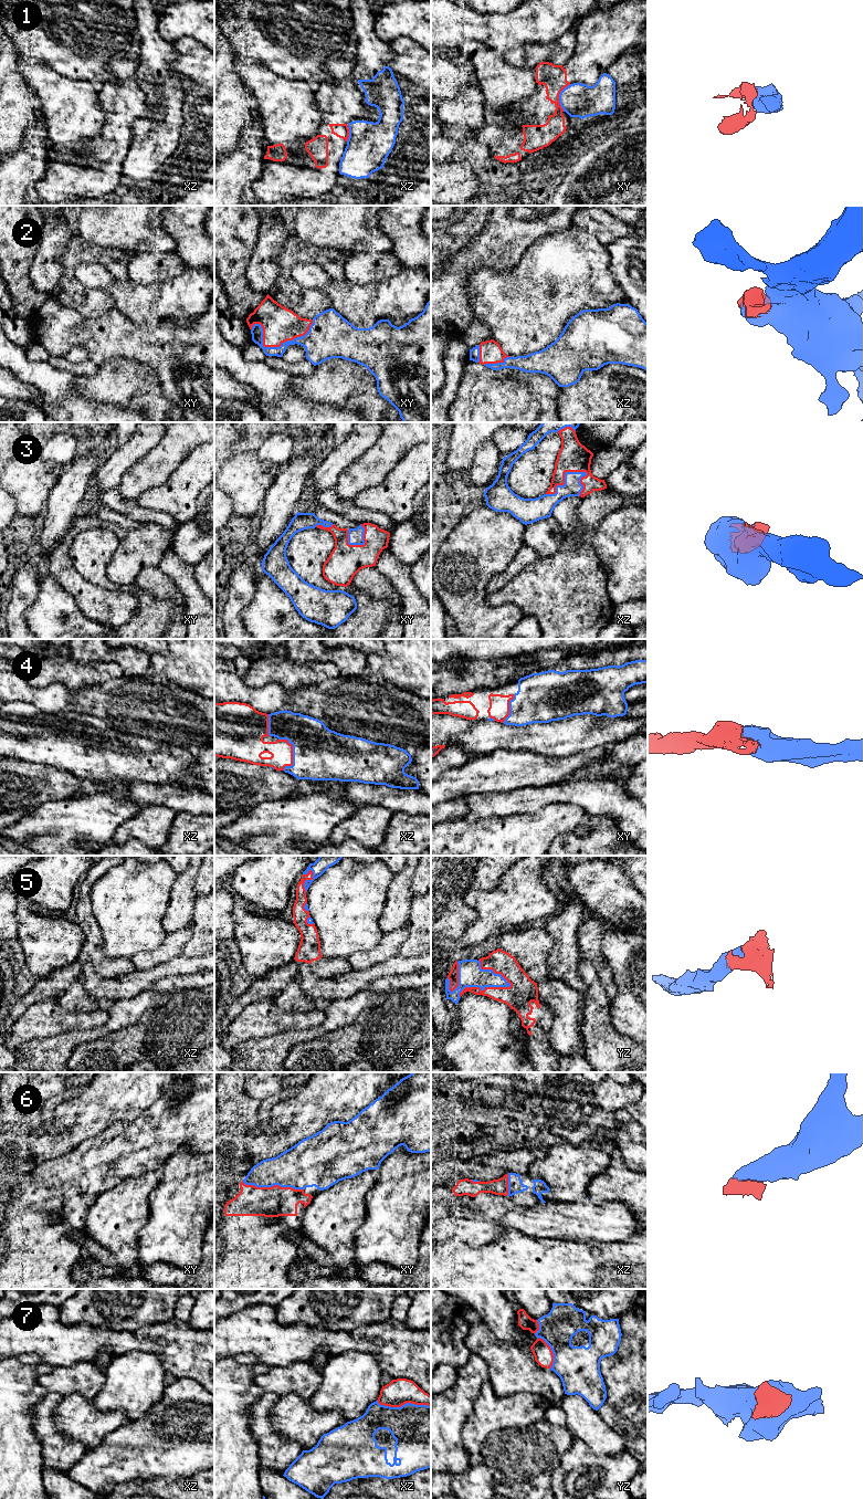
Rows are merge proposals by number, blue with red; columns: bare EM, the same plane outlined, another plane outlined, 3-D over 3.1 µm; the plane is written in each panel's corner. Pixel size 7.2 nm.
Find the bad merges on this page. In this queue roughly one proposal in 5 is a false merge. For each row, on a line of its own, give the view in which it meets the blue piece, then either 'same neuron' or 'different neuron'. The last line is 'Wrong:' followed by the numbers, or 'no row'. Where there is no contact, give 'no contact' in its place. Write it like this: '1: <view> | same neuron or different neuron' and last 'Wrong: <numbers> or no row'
1: xy | different neuron
2: xy | same neuron
3: xz | same neuron
4: xz | same neuron
5: yz | same neuron
6: xy | same neuron
7: xz | same neuron
Wrong: 1

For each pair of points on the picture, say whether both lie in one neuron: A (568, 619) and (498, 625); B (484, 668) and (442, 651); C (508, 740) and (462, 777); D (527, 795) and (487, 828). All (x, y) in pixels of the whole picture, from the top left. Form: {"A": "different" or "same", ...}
{"A": "different", "B": "different", "C": "different", "D": "different"}

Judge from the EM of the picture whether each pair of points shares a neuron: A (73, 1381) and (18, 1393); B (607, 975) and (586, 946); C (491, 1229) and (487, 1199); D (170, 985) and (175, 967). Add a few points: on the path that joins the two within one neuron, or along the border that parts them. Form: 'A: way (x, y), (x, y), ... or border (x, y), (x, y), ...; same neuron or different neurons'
A: border (52, 1366), (38, 1379), (38, 1382), (48, 1392); different neurons
B: way (602, 968), (592, 953); same neuron
C: border (464, 1213), (480, 1213), (501, 1223), (506, 1228); different neurons
D: border (198, 971), (191, 974), (162, 977), (149, 987); different neurons

